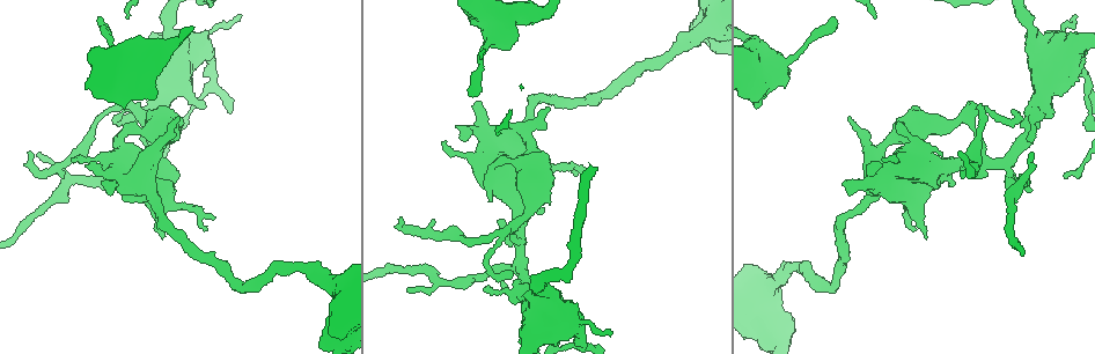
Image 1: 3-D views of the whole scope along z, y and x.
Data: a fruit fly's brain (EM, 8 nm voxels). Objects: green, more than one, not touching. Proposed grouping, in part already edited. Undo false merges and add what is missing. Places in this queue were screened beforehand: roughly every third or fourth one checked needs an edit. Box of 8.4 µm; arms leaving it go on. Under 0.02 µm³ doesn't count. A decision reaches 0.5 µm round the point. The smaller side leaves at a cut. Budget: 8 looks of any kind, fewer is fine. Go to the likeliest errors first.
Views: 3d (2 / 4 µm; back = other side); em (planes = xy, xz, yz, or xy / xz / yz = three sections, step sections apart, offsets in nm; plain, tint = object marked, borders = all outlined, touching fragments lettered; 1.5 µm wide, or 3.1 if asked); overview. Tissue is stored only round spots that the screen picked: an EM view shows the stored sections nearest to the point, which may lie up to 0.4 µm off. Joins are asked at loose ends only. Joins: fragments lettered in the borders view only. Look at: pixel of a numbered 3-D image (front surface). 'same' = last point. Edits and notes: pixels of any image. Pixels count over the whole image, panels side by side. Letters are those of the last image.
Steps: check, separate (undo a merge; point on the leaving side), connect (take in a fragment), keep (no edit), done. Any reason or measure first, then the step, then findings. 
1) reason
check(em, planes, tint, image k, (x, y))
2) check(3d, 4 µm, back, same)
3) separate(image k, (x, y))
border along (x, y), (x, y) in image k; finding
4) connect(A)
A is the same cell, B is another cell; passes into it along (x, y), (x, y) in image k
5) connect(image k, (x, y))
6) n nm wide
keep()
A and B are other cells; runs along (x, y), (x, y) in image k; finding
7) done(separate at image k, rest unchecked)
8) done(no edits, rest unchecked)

check(em, xy, step 4, borders, image 1, (833, 19))

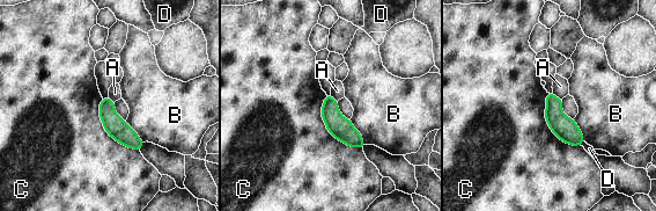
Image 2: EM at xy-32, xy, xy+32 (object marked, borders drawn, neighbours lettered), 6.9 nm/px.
keep()
A, B, C and D are other cells; runs along (104, 101), (108, 116), (138, 146) in image 2; no lettered fragment goes on from it

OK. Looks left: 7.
an open end
check(em, xy, step 4, borders, image 1, (1030, 188))

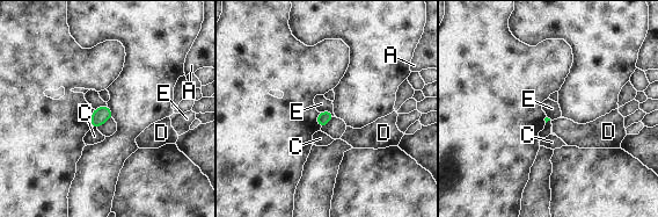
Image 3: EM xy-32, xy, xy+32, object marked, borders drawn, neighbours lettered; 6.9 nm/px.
keep()
A, C, D and E are other cells; border along (320, 111), (330, 111), (334, 116) in image 3; no lettered fragment goes on from it

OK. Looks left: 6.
an open end
check(em, planes, borders, image 1, (161, 236))

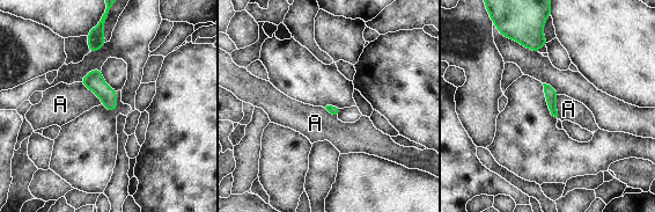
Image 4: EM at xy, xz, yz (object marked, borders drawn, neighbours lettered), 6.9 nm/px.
keep()
A is another cell; border along (80, 82), (89, 88), (102, 103) in image 4; no lettered fragment goes on from it

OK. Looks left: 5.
done(no edits, rest unchecked)

